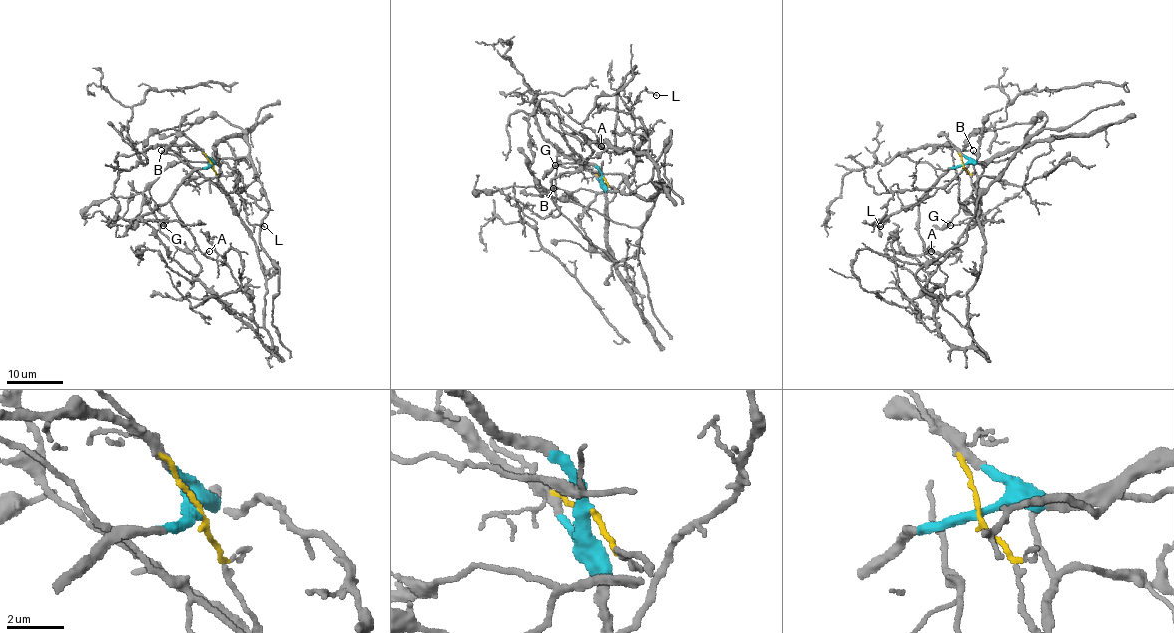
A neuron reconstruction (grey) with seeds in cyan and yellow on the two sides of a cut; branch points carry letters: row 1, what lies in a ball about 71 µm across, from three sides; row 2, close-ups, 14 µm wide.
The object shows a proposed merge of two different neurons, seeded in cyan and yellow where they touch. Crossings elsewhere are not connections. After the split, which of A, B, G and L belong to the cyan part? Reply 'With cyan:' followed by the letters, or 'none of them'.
With cyan: A, L

